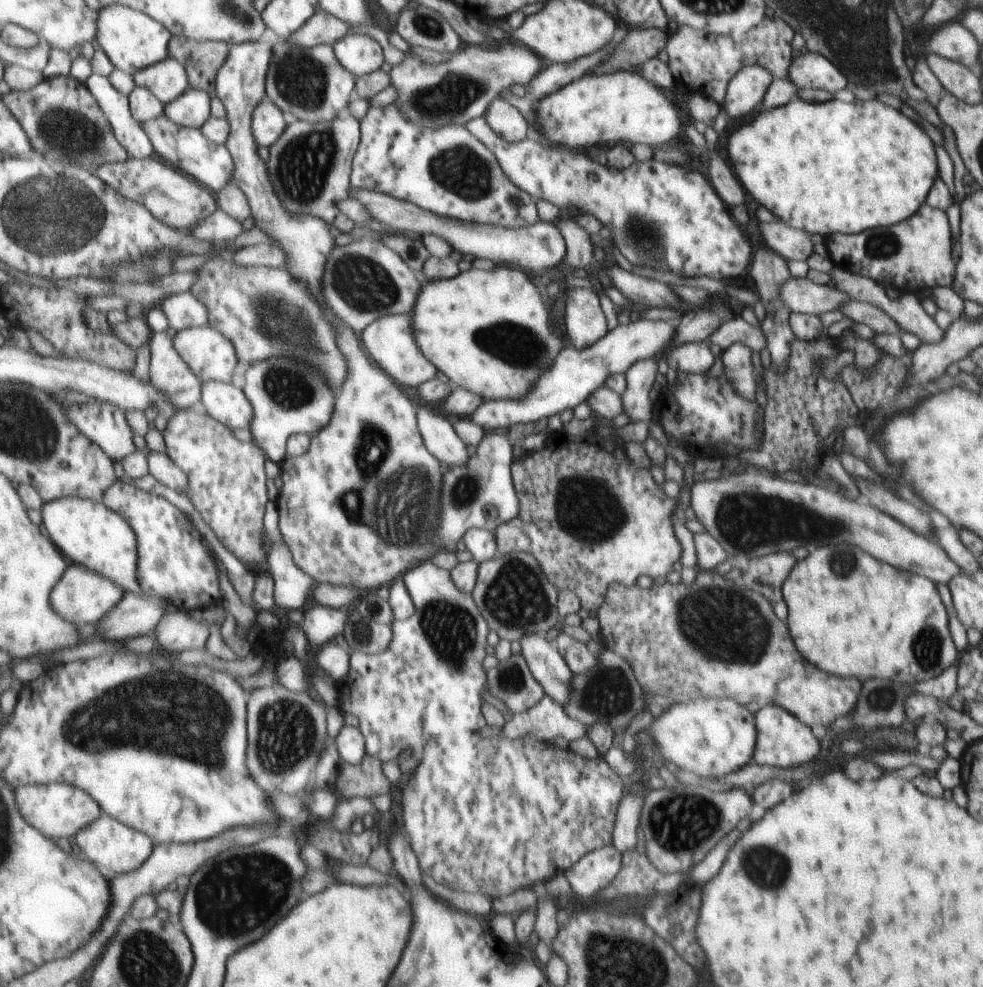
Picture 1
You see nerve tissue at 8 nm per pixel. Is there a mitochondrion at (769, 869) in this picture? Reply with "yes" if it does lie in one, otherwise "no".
yes

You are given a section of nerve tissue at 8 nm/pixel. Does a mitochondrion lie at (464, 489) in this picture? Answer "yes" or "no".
yes

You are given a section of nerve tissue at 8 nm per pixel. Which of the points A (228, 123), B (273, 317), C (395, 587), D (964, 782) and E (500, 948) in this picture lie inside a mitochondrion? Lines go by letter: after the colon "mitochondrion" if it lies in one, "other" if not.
A: other
B: mitochondrion
C: other
D: other
E: other

